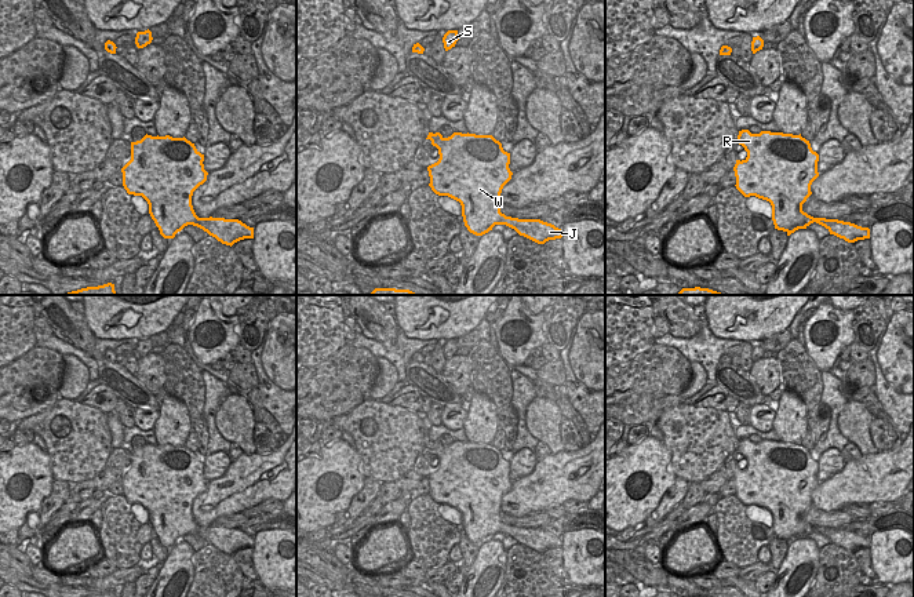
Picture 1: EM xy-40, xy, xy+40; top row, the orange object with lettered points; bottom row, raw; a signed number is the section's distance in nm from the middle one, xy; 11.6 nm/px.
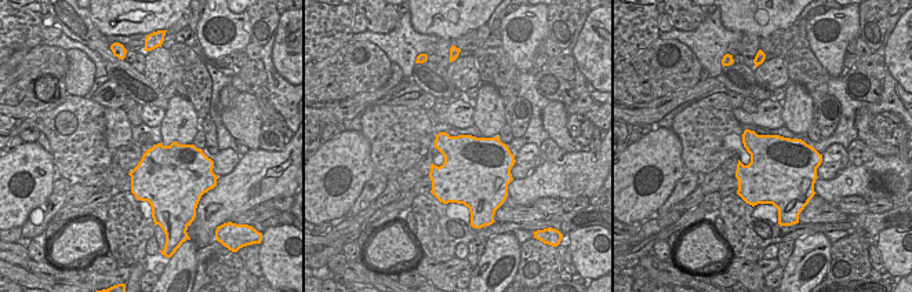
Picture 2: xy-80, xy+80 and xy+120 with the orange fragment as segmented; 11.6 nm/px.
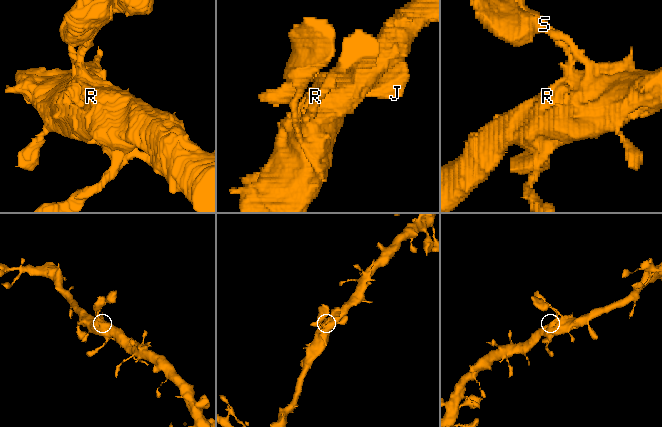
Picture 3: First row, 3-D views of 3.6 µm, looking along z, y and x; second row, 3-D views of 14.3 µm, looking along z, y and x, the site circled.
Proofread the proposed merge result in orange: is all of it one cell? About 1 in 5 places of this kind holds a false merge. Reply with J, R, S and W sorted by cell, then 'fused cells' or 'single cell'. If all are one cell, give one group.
J R S W; single cell

